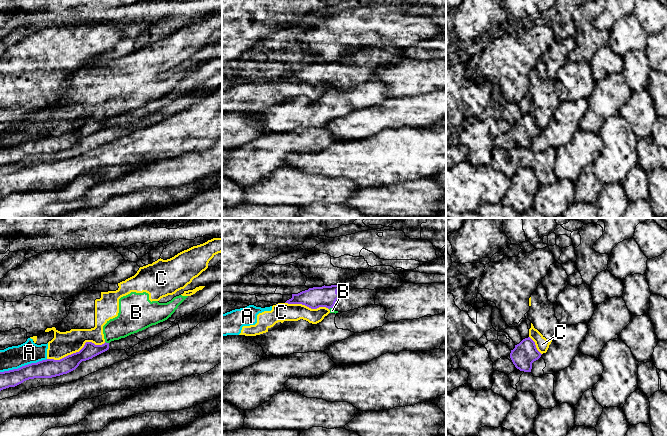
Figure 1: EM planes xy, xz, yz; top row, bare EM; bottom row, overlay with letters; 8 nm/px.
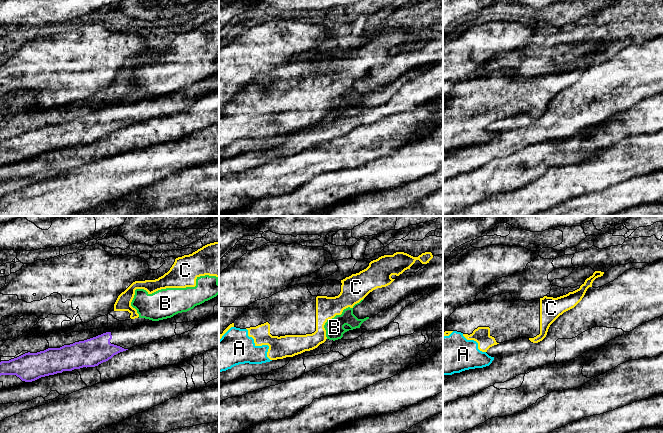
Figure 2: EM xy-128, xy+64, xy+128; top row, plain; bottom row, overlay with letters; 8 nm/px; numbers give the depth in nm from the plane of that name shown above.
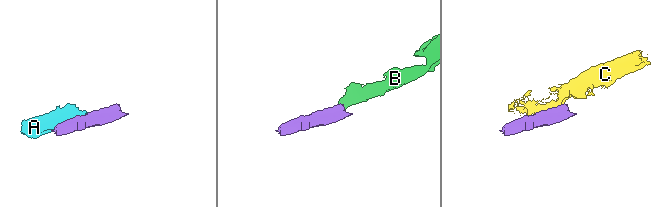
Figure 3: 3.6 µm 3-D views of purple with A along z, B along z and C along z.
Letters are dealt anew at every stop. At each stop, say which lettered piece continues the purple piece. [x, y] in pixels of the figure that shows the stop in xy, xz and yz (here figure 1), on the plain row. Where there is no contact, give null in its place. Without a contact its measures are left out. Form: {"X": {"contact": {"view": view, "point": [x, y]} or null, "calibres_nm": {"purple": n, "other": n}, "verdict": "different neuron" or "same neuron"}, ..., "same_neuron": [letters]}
{"A": {"contact": {"view": "xy", "point": [23, 142]}, "calibres_nm": {"purple": 150, "other": 180}, "verdict": "different neuron"}, "B": {"contact": {"view": "xy", "point": [107, 119]}, "calibres_nm": {"purple": 120, "other": 200}, "verdict": "different neuron"}, "C": {"contact": {"view": "xy", "point": [76, 128]}, "calibres_nm": {"purple": 150, "other": 190}, "verdict": "different neuron"}, "same_neuron": []}

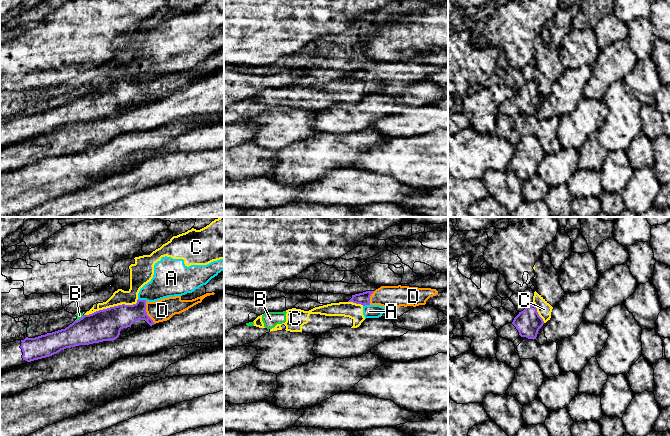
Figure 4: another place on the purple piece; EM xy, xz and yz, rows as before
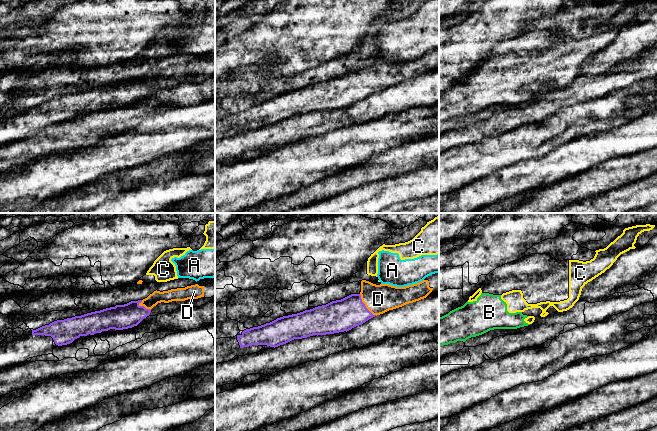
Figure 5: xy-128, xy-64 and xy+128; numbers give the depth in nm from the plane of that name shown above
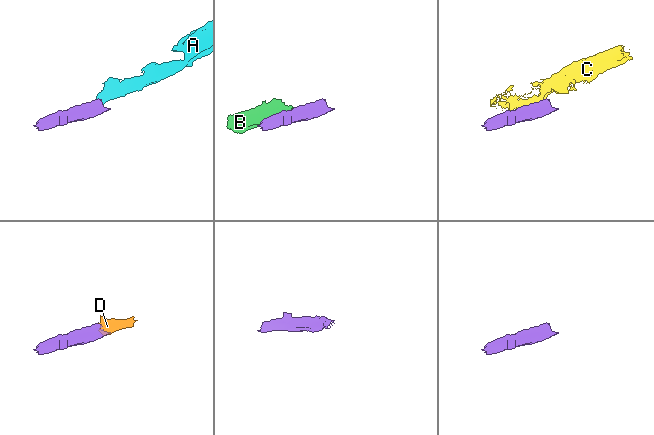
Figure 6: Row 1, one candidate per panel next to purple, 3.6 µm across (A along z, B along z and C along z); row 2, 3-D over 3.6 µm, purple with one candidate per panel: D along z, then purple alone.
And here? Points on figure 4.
{"A": {"contact": {"view": "xy", "point": [142, 76]}, "calibres_nm": {"purple": 190, "other": 240}, "verdict": "different neuron"}, "B": {"contact": {"view": "xy", "point": [80, 94]}, "calibres_nm": {"purple": 260, "other": 50}, "verdict": "different neuron"}, "C": {"contact": {"view": "xy", "point": [111, 83]}, "calibres_nm": {"purple": 260, "other": 120}, "verdict": "different neuron"}, "D": {"contact": {"view": "xy", "point": [146, 88]}, "calibres_nm": {"purple": 190, "other": 180}, "verdict": "same neuron"}, "same_neuron": ["D"]}

